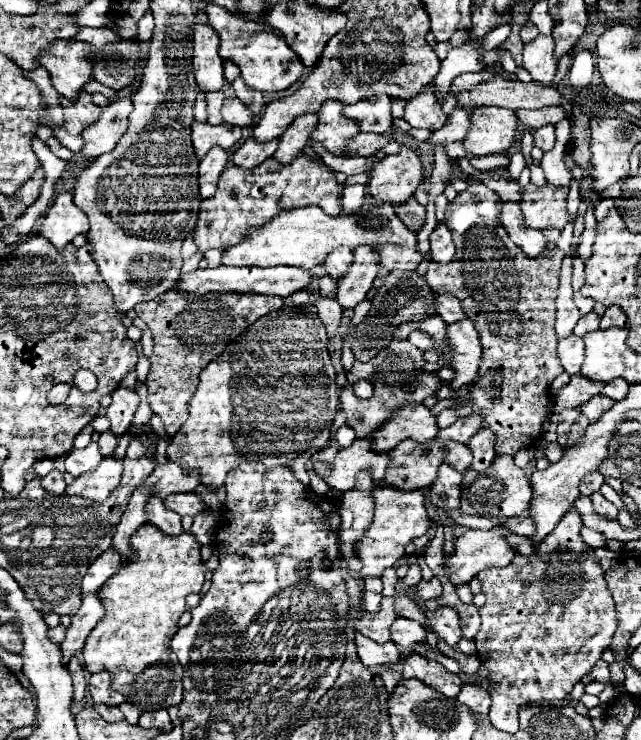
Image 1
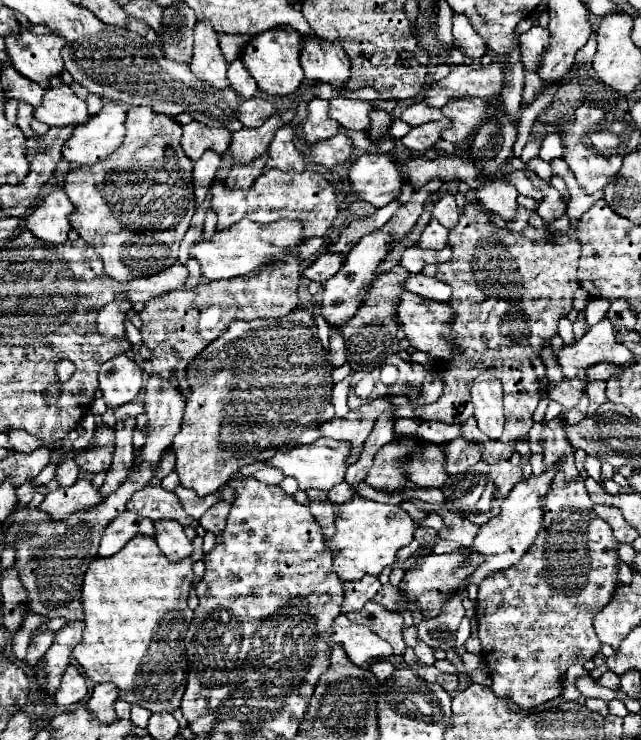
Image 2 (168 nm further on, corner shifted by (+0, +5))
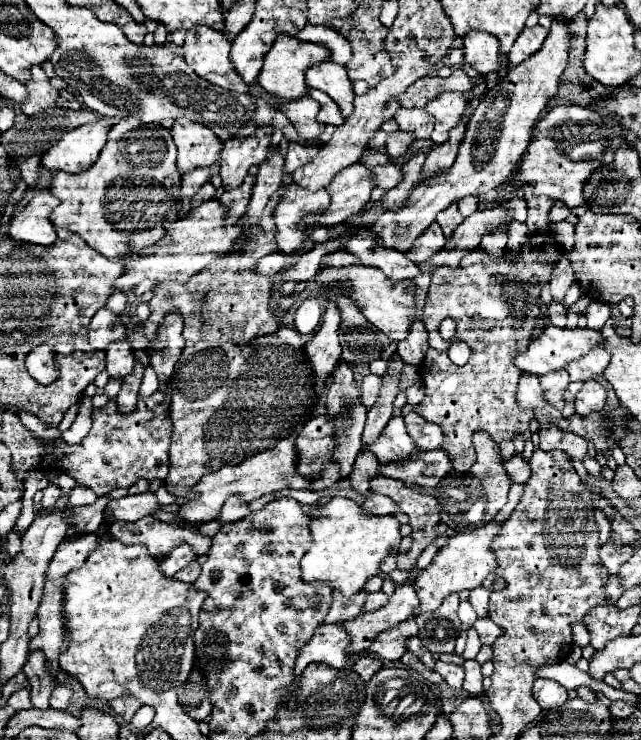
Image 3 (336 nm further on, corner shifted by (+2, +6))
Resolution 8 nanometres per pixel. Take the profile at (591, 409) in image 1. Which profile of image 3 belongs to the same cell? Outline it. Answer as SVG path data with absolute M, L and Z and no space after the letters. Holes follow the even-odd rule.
M590 379L590 381L584 381L582 389L576 393L576 401L574 401L574 409L578 415L588 415L592 411L600 411L606 403L606 389Z

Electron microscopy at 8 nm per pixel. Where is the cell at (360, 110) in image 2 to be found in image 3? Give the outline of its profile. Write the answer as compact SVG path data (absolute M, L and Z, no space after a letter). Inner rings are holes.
M310 89L308 95L314 97L314 99L320 103L318 121L322 121L322 123L330 123L330 125L342 125L342 123L344 123L344 117L340 115L338 105L336 105L326 93L322 93L322 91L318 91L318 89Z

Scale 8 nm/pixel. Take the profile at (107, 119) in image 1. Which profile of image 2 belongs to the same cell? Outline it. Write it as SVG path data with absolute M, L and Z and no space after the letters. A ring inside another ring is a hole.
M106 102L98 114L86 124L74 128L70 140L64 144L64 158L72 164L84 166L104 160L122 146L126 136L126 106L120 102Z

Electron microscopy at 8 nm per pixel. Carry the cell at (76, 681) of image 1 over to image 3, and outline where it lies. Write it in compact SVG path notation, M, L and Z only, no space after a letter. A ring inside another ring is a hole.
M58 683L50 695L50 707L52 709L66 709L72 699L72 689L64 683Z

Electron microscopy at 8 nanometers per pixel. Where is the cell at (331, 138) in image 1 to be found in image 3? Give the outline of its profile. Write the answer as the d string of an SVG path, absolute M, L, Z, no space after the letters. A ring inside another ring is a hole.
M310 95L282 103L282 105L278 105L278 109L290 119L290 123L296 127L298 135L304 139L318 139L320 133L324 131L324 125L316 121L316 113L318 113L320 105Z

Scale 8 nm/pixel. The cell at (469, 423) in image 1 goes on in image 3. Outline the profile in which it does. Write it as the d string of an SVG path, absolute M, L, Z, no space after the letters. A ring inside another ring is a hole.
M410 411L404 415L404 423L408 429L408 435L412 437L412 441L416 443L416 447L420 451L430 451L430 449L438 449L444 441L442 429L434 423L424 421L424 417L420 417L418 413Z

